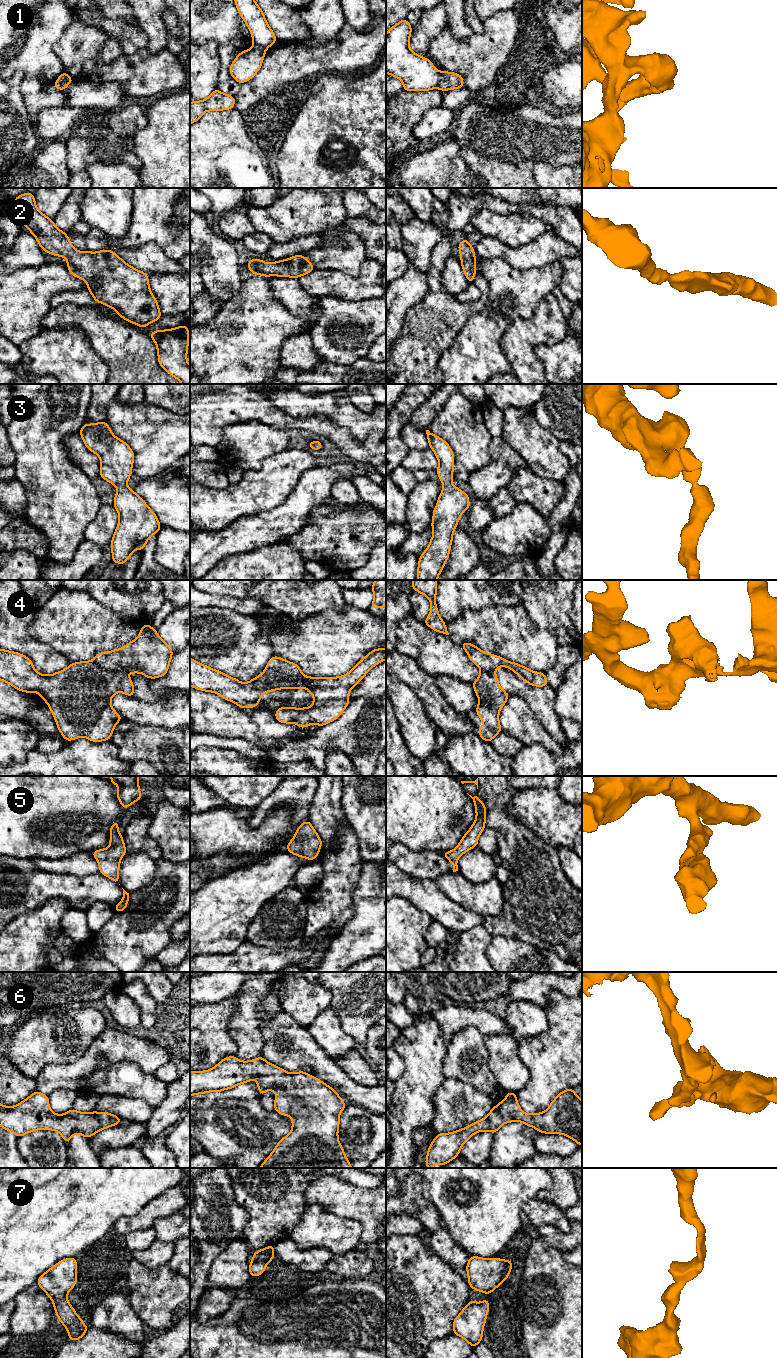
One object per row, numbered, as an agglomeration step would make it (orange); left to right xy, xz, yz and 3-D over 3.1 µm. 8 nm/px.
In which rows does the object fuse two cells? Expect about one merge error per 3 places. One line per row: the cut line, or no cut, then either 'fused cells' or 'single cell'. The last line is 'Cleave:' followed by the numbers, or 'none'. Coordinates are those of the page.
1: cut yz (441, 72), (441, 78), (437, 87); fused cells
2: cut none; single cell
3: cut none; single cell
4: cut xy (93, 660), (107, 670), (119, 672); fused cells
5: cut none; single cell
6: cut none; single cell
7: cut none; single cell
Cleave: 1, 4

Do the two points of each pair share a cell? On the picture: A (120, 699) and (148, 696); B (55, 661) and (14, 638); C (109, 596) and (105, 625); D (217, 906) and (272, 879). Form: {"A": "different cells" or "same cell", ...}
{"A": "different cells", "B": "same cell", "C": "different cells", "D": "same cell"}

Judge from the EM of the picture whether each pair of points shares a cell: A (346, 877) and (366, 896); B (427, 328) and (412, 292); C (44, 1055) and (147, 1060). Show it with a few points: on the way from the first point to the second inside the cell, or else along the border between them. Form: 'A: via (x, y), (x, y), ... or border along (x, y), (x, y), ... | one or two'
A: border along (362, 864), (358, 883), (352, 895), (354, 910) | two
B: border along (428, 282), (426, 296), (409, 309), (403, 322) | two
C: border along (94, 1040), (75, 1060), (66, 1063), (55, 1063) | two

